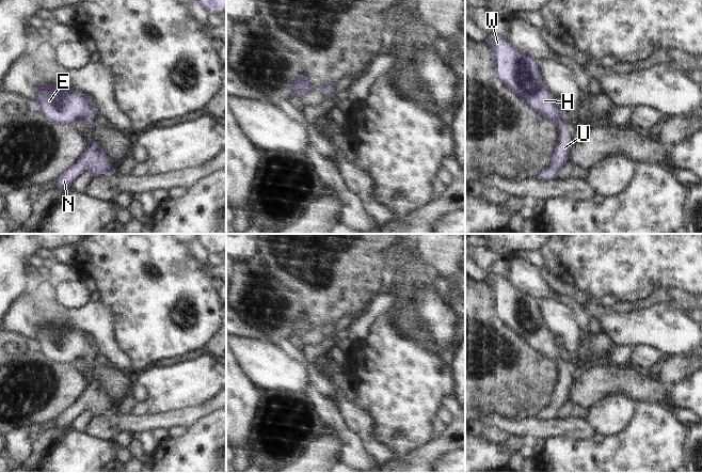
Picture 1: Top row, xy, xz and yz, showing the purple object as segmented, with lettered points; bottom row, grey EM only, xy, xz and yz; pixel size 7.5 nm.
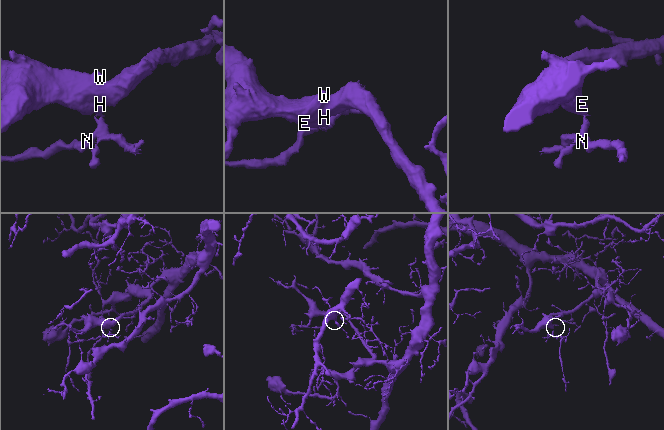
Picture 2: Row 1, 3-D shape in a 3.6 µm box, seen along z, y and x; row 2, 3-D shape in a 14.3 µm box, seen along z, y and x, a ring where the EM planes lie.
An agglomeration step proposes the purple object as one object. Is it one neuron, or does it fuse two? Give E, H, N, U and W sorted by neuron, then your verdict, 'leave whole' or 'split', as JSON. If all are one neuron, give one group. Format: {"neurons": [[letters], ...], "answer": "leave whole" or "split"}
{"neurons": [["E", "H", "N", "U", "W"]], "answer": "leave whole"}

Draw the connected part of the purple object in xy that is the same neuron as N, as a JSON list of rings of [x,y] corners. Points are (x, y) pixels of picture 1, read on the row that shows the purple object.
[[[87,142],[79,159],[66,169],[53,183],[60,189],[70,190],[73,182],[84,171],[93,177],[108,175],[114,172],[114,164],[107,158],[105,152],[95,142]]]

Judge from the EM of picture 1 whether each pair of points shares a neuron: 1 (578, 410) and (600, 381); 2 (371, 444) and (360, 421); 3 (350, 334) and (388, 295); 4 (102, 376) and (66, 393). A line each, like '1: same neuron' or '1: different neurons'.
1: different neurons
2: same neuron
3: same neuron
4: different neurons

